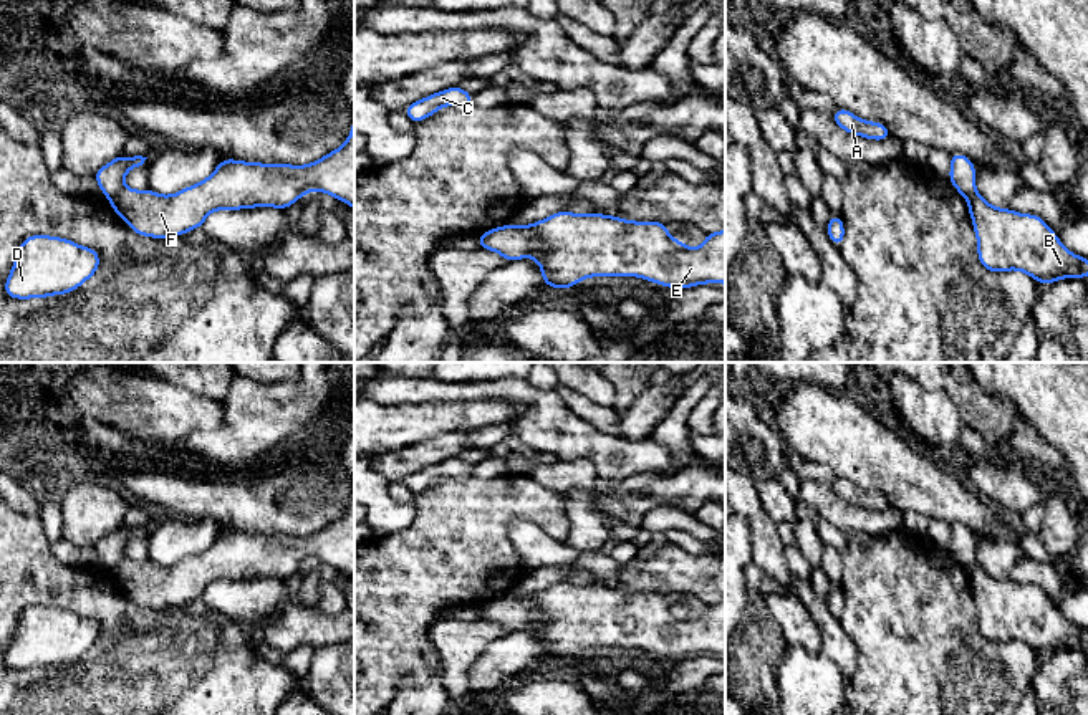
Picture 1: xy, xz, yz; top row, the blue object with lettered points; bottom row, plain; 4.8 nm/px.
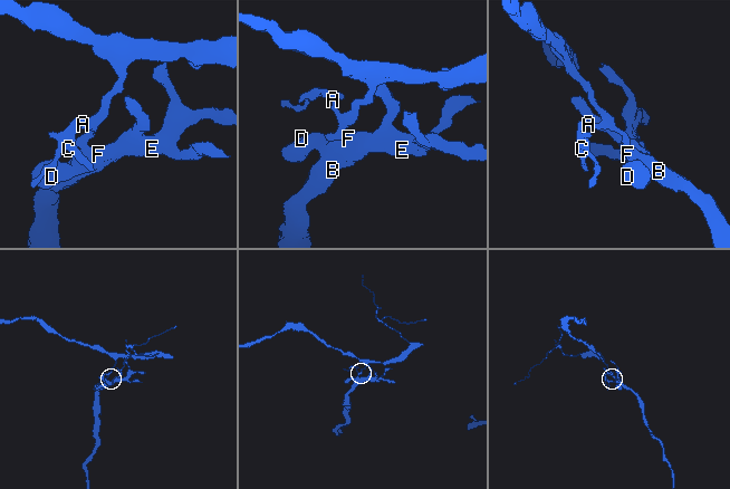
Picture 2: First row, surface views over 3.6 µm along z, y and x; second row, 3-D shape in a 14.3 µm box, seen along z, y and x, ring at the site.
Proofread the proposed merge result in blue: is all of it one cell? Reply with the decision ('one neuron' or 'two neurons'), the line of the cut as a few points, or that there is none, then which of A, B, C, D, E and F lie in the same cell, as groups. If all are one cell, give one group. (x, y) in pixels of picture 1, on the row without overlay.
two neurons; cut in xy along (125, 558), (110, 570); A C / B D E F

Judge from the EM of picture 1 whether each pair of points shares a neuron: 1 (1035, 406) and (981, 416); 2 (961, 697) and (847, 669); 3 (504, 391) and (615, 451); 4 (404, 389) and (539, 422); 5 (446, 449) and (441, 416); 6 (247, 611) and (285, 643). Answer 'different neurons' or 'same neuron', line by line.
1: different neurons
2: different neurons
3: same neuron
4: same neuron
5: different neurons
6: different neurons

